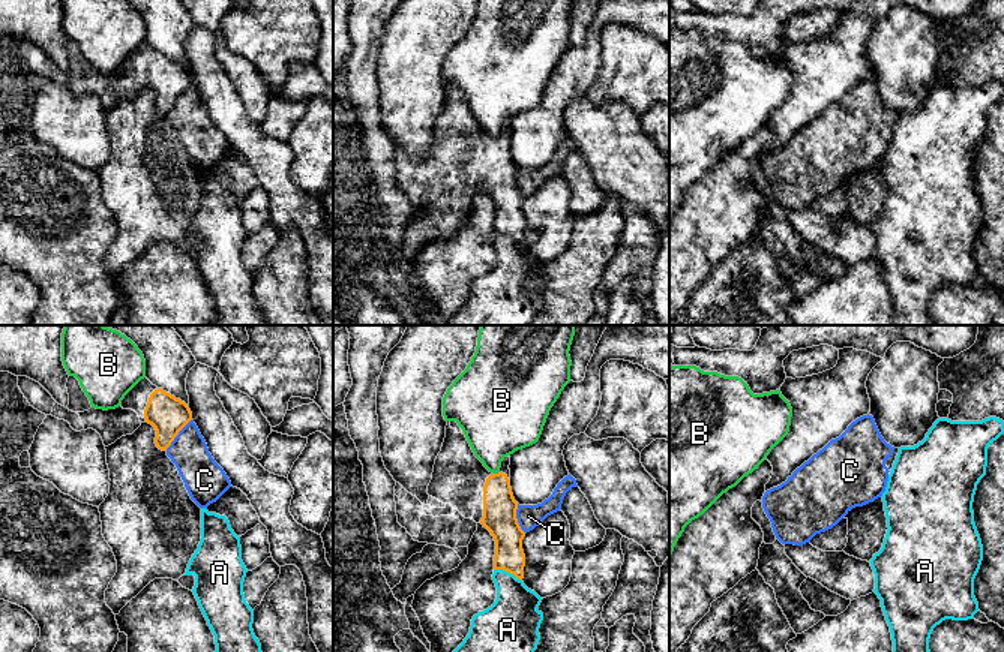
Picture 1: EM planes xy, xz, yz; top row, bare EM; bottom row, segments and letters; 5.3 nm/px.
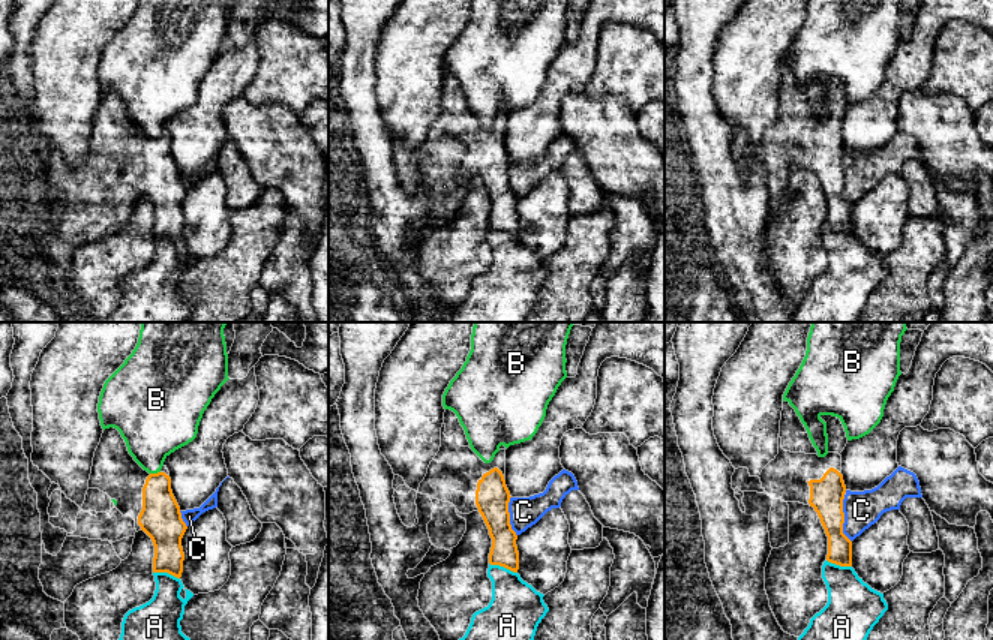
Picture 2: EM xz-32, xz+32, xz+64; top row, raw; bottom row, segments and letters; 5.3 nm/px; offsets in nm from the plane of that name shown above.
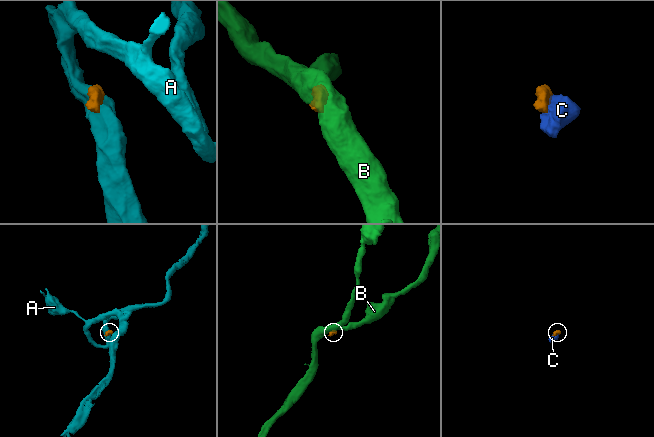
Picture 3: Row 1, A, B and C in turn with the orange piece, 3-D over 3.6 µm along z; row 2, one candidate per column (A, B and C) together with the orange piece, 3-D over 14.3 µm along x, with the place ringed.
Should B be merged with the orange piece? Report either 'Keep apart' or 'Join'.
Keep apart

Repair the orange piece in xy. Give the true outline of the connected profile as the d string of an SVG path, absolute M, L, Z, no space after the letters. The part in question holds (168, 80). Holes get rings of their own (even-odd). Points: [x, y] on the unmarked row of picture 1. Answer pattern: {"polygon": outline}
{"polygon": "M147 42L125 60L120 70L135 75L141 87L155 91L155 108L162 115L167 115L179 96L192 84L192 76L185 66L158 52Z"}

